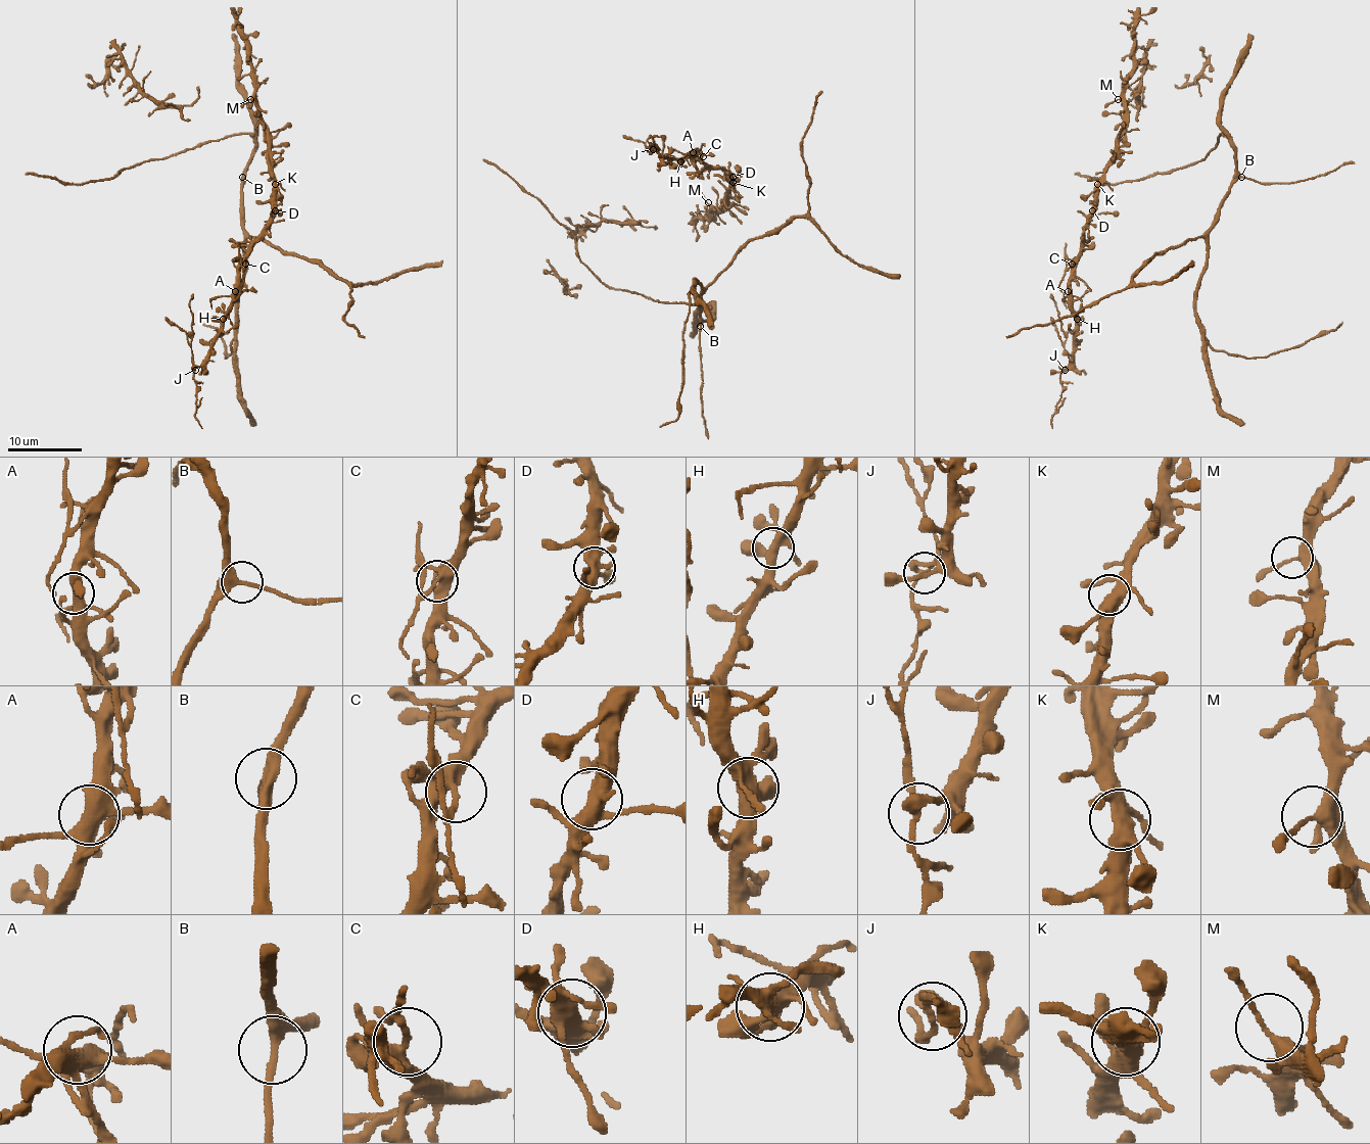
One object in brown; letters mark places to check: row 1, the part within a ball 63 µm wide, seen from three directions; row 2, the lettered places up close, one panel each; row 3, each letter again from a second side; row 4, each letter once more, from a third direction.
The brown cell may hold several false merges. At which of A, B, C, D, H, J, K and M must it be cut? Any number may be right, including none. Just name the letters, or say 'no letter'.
C, J

